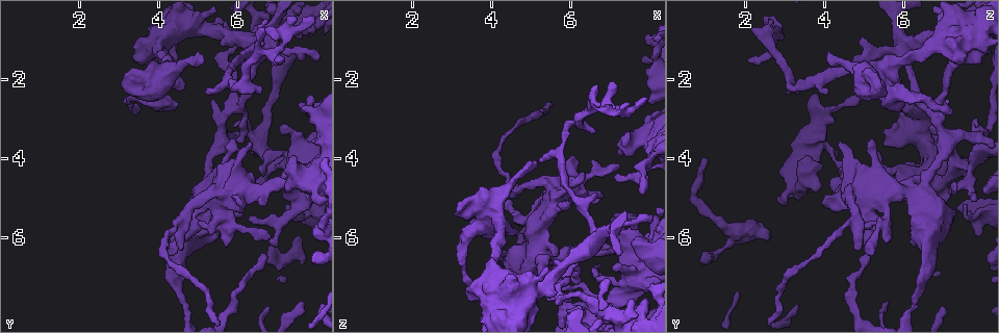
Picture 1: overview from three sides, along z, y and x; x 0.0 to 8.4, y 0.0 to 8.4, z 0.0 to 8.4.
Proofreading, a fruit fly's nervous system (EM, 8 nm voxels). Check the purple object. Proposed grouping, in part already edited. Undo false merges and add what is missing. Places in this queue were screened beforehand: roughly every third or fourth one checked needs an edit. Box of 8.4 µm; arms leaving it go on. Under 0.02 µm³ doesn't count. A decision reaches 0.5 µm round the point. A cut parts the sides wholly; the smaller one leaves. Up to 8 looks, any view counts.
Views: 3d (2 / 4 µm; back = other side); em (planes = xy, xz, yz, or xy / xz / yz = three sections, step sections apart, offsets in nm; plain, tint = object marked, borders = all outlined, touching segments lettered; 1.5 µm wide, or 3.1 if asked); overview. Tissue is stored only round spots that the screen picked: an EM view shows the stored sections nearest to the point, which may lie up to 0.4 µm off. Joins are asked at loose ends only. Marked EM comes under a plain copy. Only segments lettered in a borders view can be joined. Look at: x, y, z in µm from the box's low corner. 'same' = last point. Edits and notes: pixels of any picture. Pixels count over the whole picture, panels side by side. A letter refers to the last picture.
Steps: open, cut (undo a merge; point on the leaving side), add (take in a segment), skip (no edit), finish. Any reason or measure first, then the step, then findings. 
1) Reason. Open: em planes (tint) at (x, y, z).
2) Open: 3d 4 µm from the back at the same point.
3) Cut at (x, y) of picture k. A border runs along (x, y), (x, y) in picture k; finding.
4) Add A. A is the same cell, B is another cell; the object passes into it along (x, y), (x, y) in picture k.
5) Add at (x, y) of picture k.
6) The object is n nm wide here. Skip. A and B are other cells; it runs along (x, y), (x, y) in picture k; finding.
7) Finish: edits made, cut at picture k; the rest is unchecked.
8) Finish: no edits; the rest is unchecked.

Free end. Open: 3d 4 µm at (8.00, 6.65, 0.95).

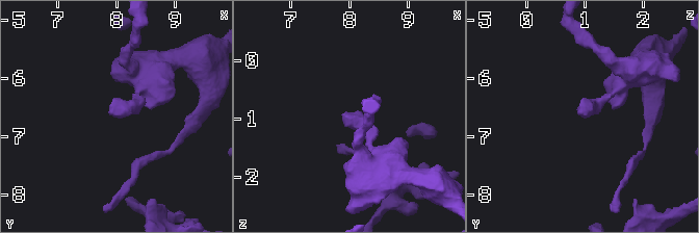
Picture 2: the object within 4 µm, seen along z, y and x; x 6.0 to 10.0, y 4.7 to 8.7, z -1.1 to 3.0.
Open: em xz step 8 (borders) at (7.90, 6.65, 0.95).

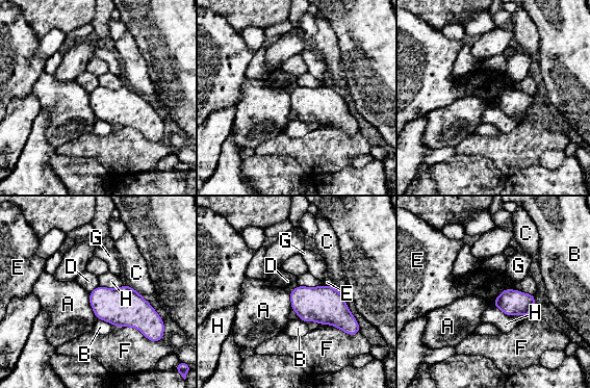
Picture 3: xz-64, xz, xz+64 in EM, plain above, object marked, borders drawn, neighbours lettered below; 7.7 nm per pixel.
Open: em planes (borders) at the same point.

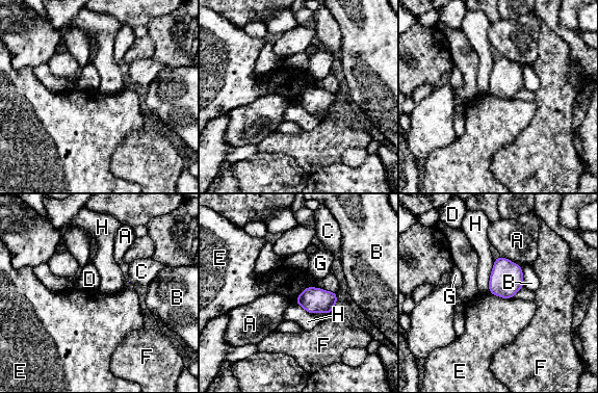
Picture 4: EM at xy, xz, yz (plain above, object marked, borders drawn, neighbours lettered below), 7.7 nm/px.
The object is 190 nm wide here. Skip. A, B, C, D, E, F, G and H are other cells; a border runs along (337, 292), (306, 287), (294, 303) in picture 4; no lettered segment goes on from it.

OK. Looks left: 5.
Tapers out. Open: em planes (borders) at (6.80, 6.00, 4.90).

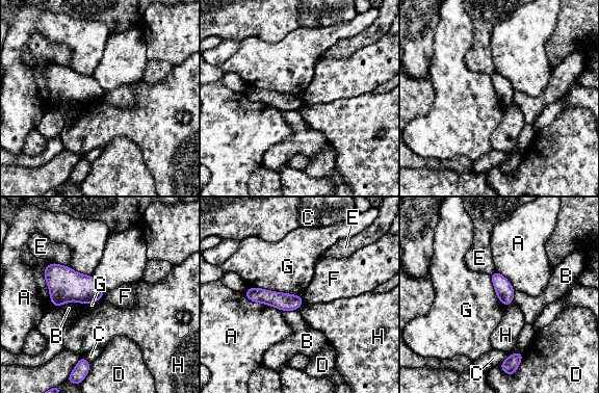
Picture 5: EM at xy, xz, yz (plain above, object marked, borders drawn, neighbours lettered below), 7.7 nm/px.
The longest contact is with G, 400 nm. Skip. A, B, C, D, E, F, G and H are other cells; no lettered segment goes on from it.

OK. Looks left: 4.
Free end. Open: 3d 4 µm from the back at (3.20, 1.85, 5.30).

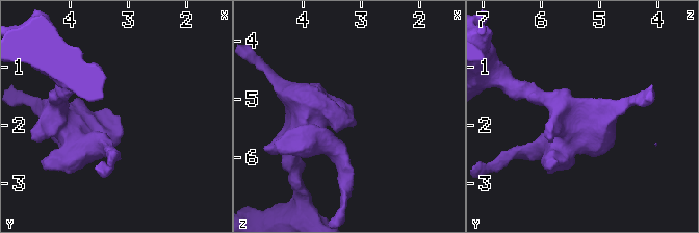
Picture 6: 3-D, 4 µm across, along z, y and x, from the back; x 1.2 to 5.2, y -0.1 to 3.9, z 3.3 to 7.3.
Shape alone is not enough. Open: em planes (borders) at (3.15, 1.85, 5.30).

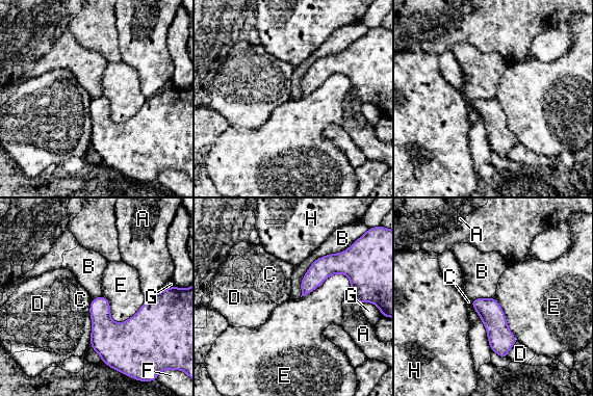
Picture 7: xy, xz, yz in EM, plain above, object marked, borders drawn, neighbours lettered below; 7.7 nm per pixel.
Skip. A, B, C, D, E, F, G and H are other cells; a border runs along (346, 248), (311, 264), (300, 296) in picture 7; none of them fits.

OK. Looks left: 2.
Finish: no edits; the rest is unchecked.

